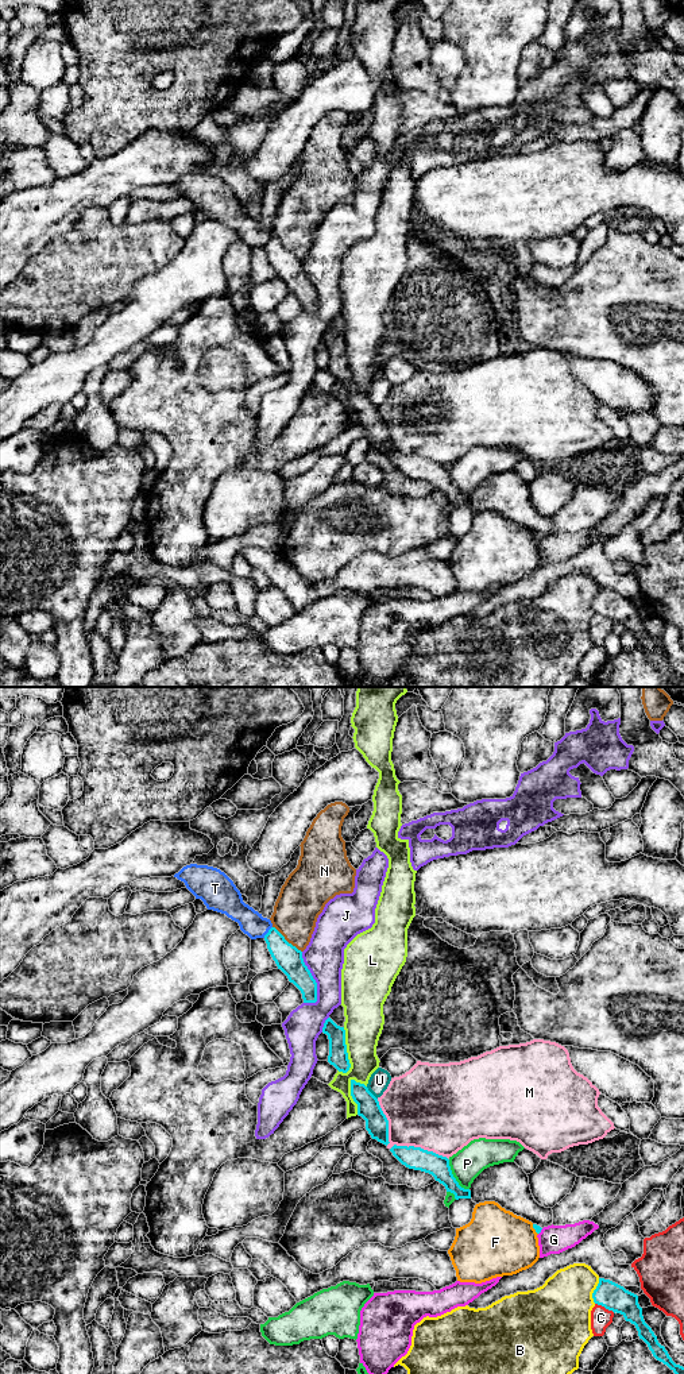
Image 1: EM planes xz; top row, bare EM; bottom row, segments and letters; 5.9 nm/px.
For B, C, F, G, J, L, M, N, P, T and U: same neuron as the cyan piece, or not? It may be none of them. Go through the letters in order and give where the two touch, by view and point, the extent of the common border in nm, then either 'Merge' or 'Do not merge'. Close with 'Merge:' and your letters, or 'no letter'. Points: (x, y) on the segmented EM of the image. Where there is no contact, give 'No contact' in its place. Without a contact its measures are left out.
B: Touches cyan at xz (594, 1290). Shared border 160 nm. Do not merge
C: Touches cyan at xz (605, 1307). Shared border 130 nm. Do not merge
F: Touches cyan at xz (534, 1228). Shared border 70 nm. Do not merge
G: Touches cyan at xz (540, 1231). Shared border 50 nm. Do not merge
J: Touches cyan at xz (312, 977). Shared border 320 nm. Do not merge
L: Touches cyan at xz (346, 1050). Shared border 280 nm. Do not merge
M: Touches cyan at xz (418, 1147). Shared border 360 nm. Do not merge
N: Touches cyan at xz (286, 941). Shared border 240 nm. Do not merge
P: Touches cyan at xz (453, 1177). Shared border 220 nm. Do not merge
T: Touches cyan at xz (269, 931). Shared border 90 nm. Merge
U: Touches cyan at xz (371, 1093). Shared border 100 nm. Do not merge
Merge: T

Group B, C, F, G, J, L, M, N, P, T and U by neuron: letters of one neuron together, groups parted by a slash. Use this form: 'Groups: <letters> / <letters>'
Groups: B / C / F / G / J / L / M / N / P / T / U

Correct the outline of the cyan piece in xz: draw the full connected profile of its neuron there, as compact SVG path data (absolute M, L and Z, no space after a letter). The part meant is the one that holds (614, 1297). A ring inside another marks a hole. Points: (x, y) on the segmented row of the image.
M599 1278L592 1298L595 1304L604 1307L614 1313L621 1313L626 1321L634 1324L639 1339L648 1344L653 1356L666 1365L675 1374L684 1374L684 1367L672 1361L665 1347L658 1343L657 1336L645 1323L637 1294L610 1280Z

